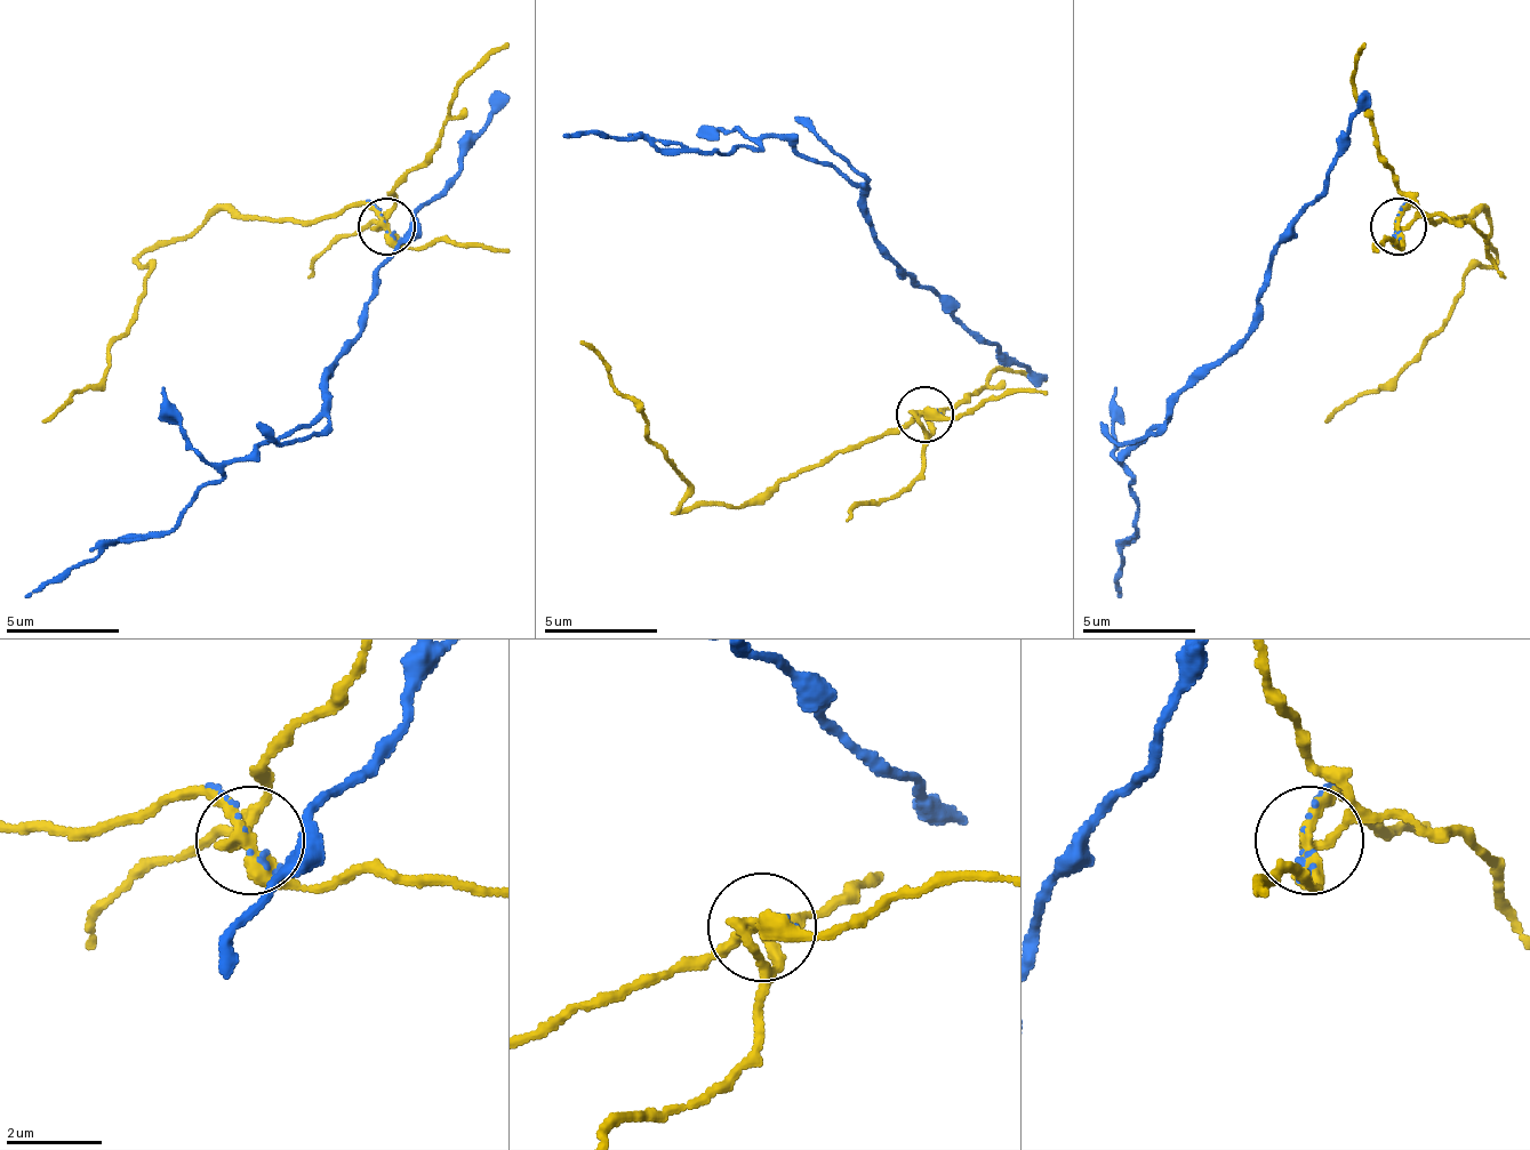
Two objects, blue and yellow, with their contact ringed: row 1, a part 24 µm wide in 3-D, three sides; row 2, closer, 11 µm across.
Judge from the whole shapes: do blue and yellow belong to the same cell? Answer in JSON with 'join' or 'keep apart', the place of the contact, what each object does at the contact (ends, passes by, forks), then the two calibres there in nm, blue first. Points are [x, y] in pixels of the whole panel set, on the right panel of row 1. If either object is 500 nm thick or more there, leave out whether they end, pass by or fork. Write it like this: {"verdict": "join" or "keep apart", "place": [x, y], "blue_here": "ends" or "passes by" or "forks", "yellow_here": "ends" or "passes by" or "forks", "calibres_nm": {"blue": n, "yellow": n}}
{"verdict": "keep apart", "place": [1398, 226], "blue_here": "ends", "yellow_here": "forks", "calibres_nm": {"blue": 80, "yellow": 280}}

